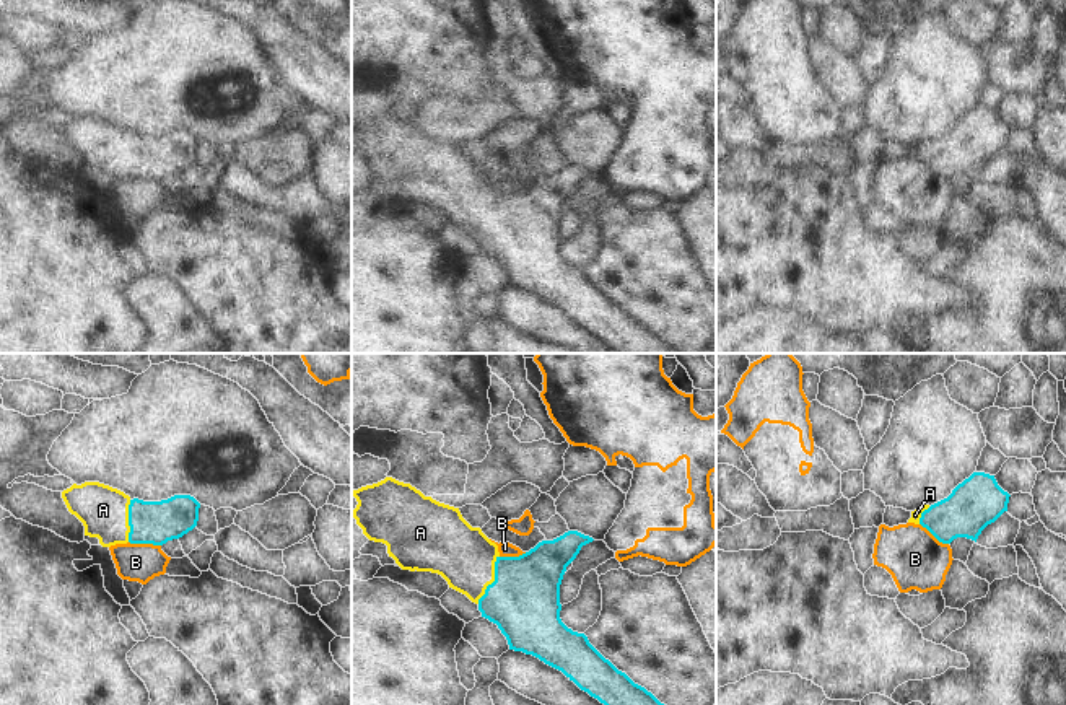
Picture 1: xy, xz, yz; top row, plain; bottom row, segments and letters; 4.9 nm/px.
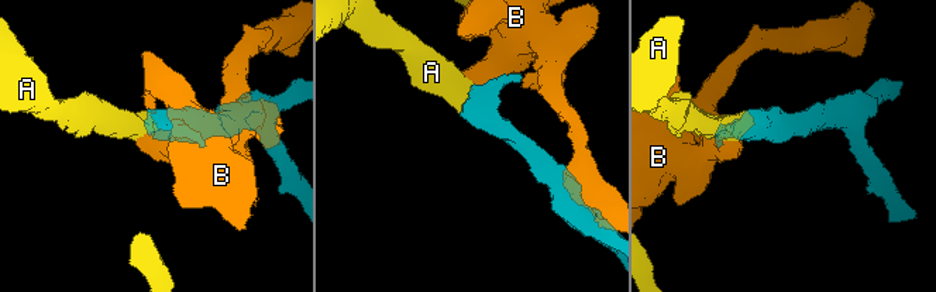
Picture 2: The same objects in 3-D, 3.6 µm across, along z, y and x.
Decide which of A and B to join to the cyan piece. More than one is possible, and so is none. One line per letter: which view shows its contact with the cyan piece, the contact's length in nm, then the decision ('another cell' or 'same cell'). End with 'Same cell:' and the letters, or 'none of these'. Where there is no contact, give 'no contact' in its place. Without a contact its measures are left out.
A: xz | 260 nm | same cell
B: xy | 160 nm | another cell
Same cell: A

